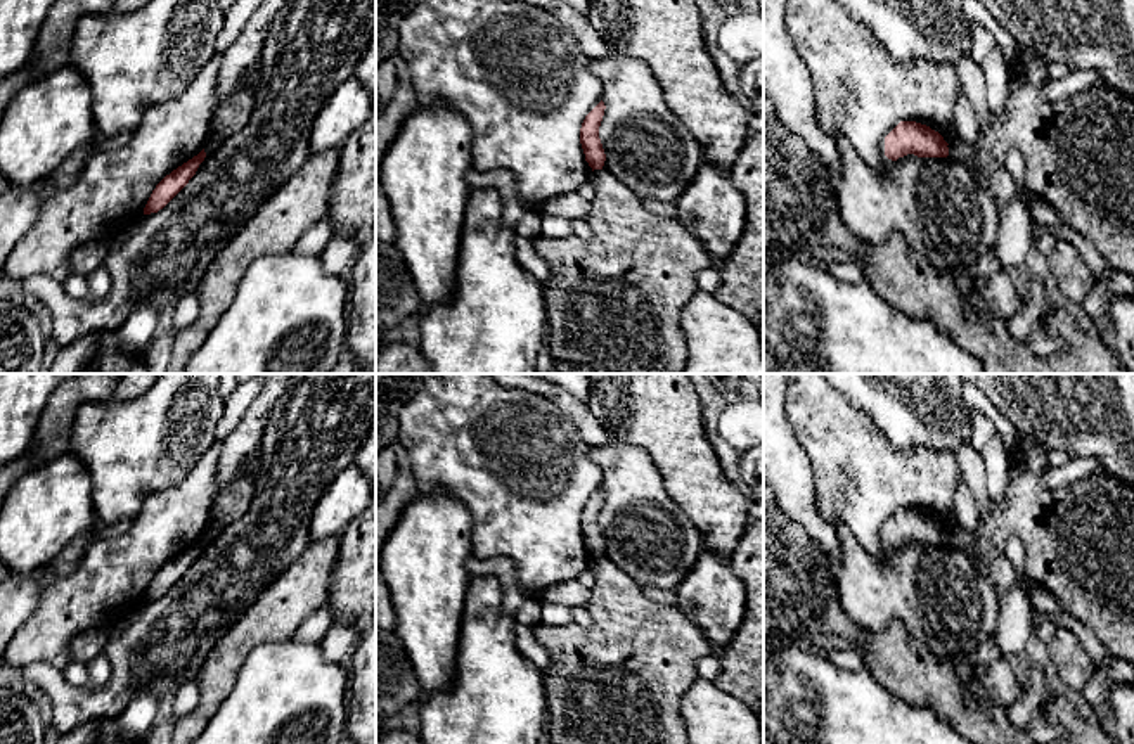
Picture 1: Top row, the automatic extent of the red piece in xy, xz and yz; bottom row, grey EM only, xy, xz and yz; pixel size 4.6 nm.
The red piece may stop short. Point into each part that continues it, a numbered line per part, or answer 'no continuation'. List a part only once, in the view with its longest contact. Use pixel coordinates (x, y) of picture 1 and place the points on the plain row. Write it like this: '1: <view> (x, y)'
no continuation

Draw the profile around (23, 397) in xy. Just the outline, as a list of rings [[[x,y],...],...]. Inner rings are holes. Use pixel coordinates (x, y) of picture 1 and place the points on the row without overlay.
[[[0,374],[0,467],[35,438],[48,396],[76,374]]]

